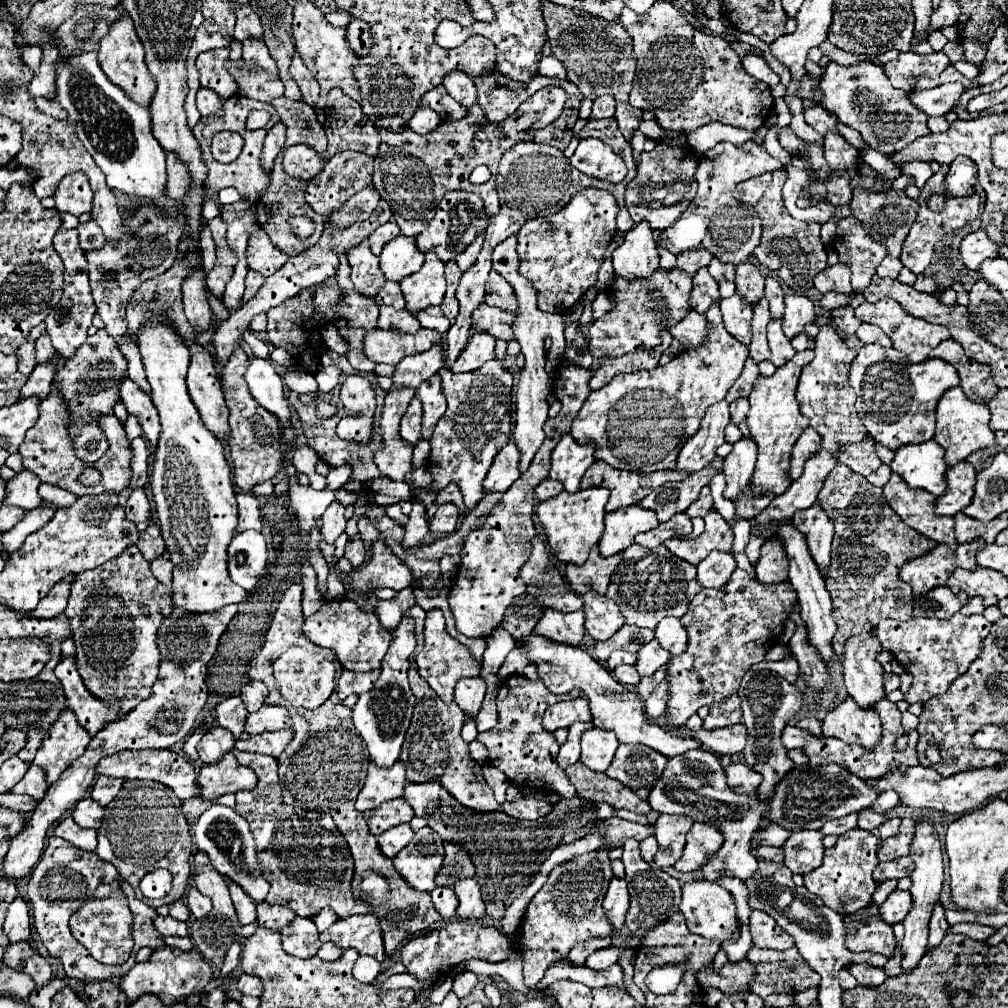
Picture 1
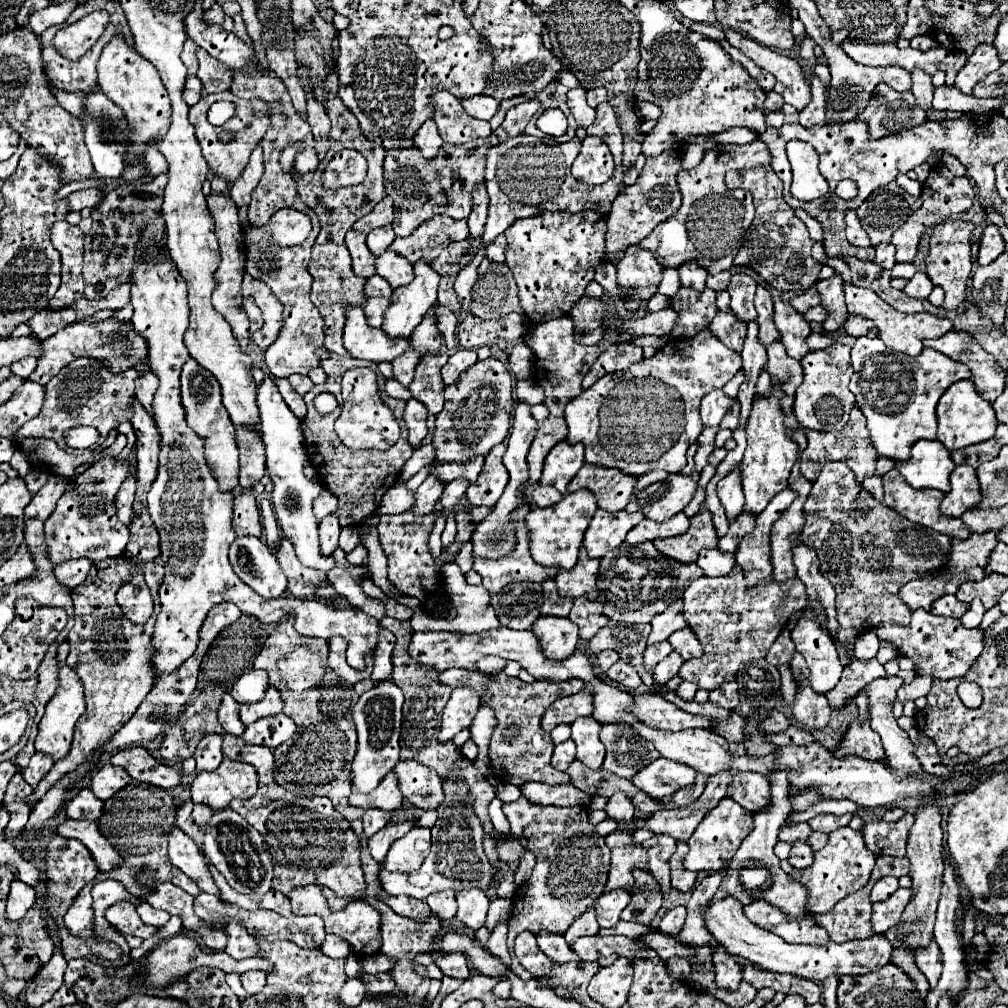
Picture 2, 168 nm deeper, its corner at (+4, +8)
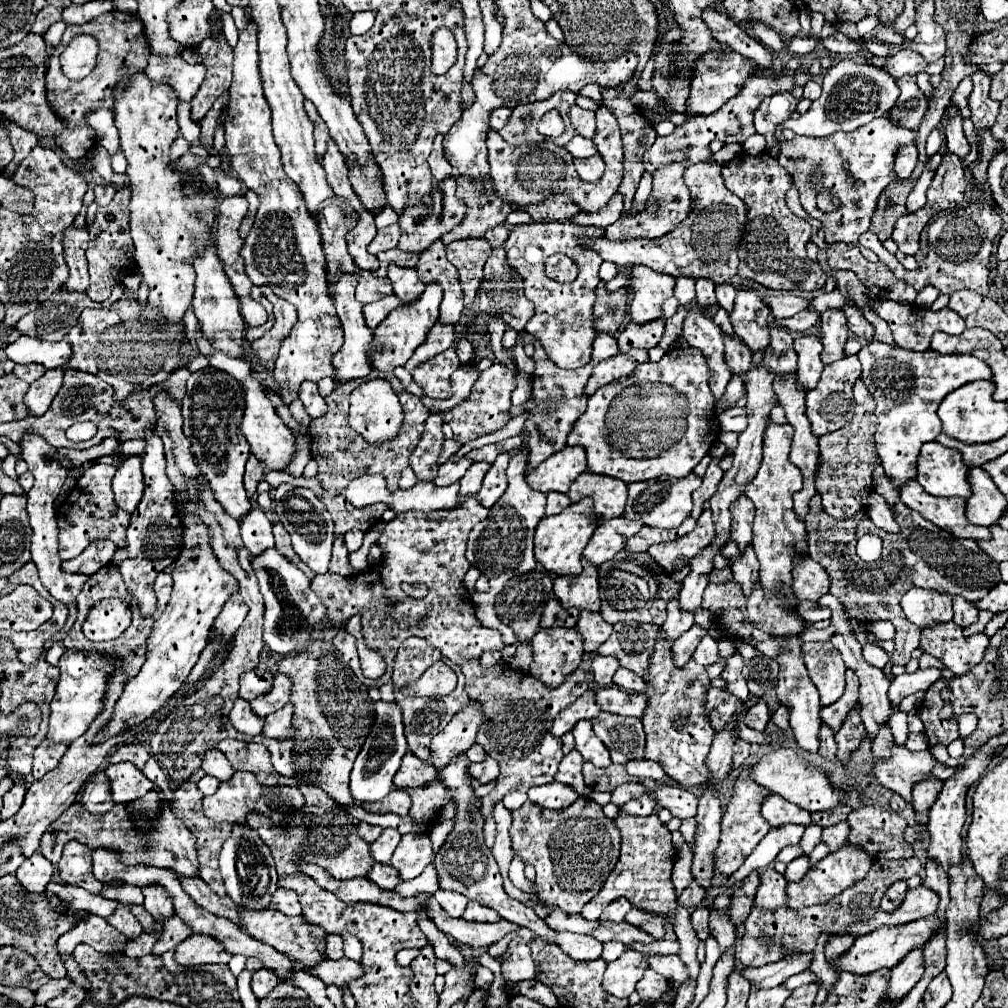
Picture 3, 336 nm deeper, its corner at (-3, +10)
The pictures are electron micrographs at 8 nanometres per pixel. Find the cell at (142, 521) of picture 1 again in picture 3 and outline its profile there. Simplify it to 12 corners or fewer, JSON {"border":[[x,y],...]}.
{"border":[[141,457],[123,461],[113,477],[117,505],[133,513],[143,495]]}

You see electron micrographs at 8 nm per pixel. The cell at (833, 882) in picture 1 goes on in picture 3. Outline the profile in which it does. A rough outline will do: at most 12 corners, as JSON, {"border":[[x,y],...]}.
{"border":[[845,843],[801,881],[789,907],[829,903],[861,881],[873,861]]}

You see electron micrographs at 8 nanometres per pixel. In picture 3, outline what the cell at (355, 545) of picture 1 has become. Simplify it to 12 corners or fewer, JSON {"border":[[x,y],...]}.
{"border":[[359,529],[345,533],[345,545],[349,551],[357,551],[363,543]]}

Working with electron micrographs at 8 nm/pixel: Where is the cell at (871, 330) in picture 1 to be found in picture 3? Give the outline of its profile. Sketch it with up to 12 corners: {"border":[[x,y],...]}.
{"border":[[843,307],[851,333],[871,341],[873,325],[859,307]]}

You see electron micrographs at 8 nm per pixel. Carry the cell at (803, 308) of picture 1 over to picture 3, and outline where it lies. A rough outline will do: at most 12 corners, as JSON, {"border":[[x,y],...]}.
{"border":[[815,335],[793,343],[797,379],[805,389],[819,381],[823,345]]}

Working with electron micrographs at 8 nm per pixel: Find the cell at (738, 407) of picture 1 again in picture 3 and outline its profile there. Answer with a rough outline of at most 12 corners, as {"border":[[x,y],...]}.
{"border":[[743,407],[727,409],[719,415],[721,431],[741,433],[747,427]]}

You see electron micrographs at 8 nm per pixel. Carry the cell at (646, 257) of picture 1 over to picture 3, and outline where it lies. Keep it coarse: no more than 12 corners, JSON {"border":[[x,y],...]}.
{"border":[[645,265],[629,277],[631,321],[661,317],[675,277]]}

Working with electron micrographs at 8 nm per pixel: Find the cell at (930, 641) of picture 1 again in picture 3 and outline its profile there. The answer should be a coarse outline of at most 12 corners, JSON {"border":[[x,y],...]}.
{"border":[[953,621],[921,629],[921,649],[955,675],[981,663],[989,637]]}

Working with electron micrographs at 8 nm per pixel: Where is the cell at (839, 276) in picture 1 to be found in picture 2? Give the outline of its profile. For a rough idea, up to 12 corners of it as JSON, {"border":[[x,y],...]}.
{"border":[[840,275],[816,283],[828,311],[822,329],[842,329],[848,317]]}

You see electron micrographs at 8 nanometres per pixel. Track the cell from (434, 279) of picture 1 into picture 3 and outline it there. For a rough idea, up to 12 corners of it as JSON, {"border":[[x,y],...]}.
{"border":[[433,281],[375,329],[373,367],[405,365],[439,317]]}

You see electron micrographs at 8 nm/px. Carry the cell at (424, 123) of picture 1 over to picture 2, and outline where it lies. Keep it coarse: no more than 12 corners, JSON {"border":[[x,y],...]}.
{"border":[[428,119],[414,137],[426,161],[438,155],[442,139],[434,119]]}

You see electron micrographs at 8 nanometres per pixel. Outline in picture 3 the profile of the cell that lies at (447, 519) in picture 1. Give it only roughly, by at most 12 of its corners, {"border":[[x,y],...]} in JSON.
{"border":[[473,463],[459,481],[459,495],[481,489],[489,463]]}

